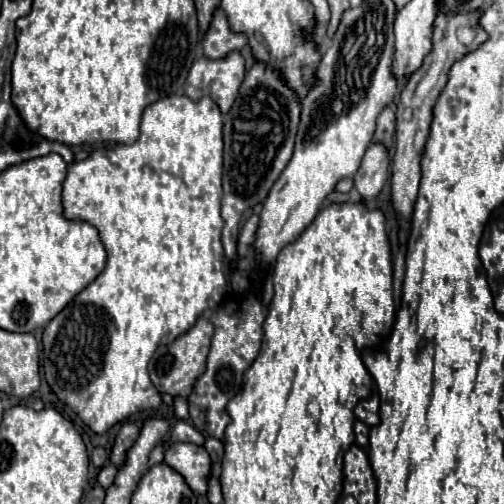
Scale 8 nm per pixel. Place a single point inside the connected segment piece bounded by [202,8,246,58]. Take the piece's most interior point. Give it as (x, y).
(218, 41)

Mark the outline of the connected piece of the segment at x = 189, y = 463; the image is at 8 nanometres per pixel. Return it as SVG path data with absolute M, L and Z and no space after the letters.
M172 442L164 452L164 464L176 470L196 494L206 494L206 484L210 478L210 456L204 446Z

